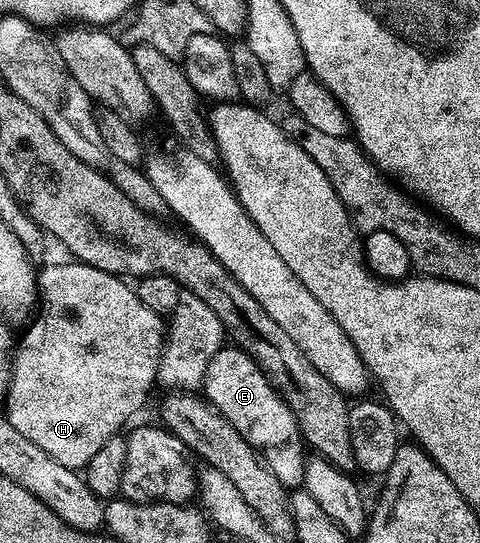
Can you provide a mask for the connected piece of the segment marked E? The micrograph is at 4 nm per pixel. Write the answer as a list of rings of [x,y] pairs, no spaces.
[[[238,346],[220,348],[205,370],[201,392],[207,403],[213,405],[239,431],[241,438],[255,448],[284,488],[295,490],[303,484],[309,456],[293,410],[289,410],[282,395],[248,352]]]

